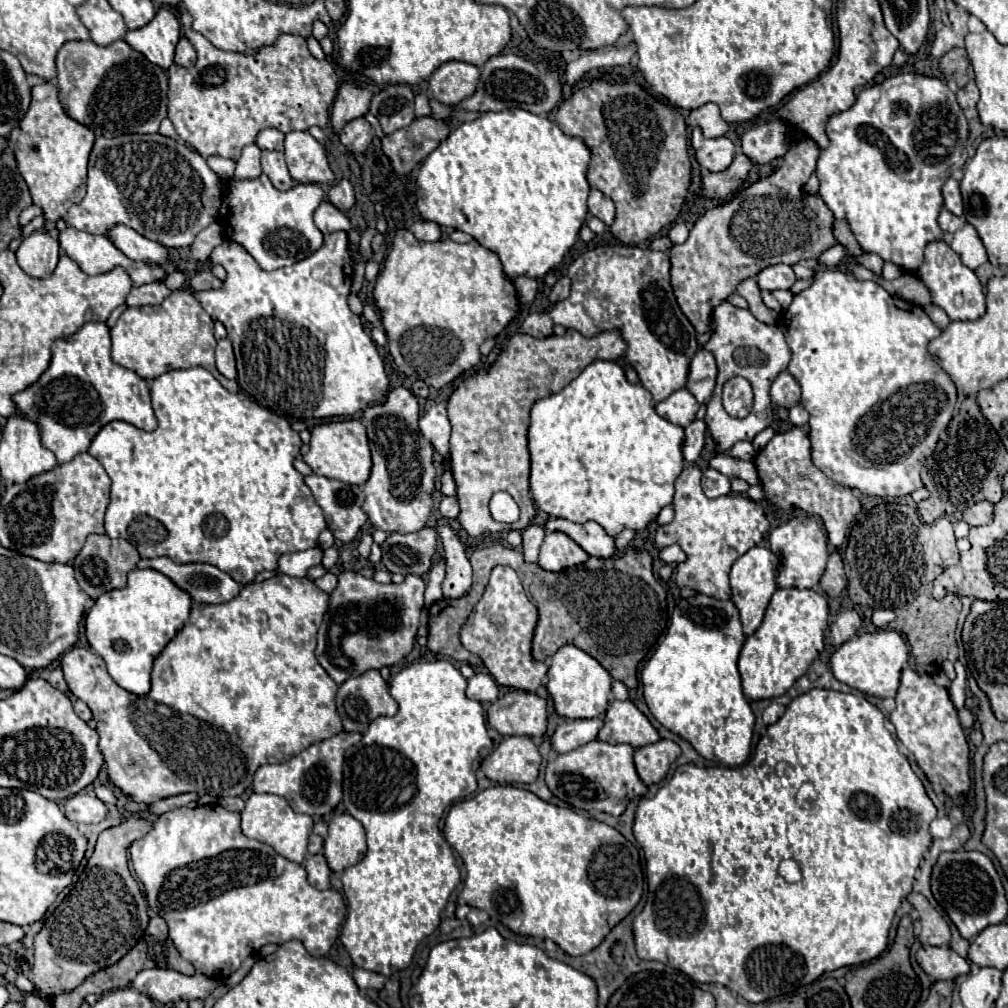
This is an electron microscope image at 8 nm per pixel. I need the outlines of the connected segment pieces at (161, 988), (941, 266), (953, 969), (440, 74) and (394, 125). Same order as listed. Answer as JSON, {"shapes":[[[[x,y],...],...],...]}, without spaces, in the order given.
{"shapes":[[[[142,970],[136,974],[136,978],[130,982],[130,986],[146,996],[150,996],[156,1002],[168,1004],[176,1000],[204,1000],[212,994],[212,990],[218,986],[216,980],[196,972],[192,976],[180,974],[176,970]]],[[[942,240],[926,246],[924,264],[918,270],[918,276],[928,286],[930,294],[932,294],[932,302],[936,306],[944,308],[946,314],[950,316],[950,320],[978,320],[986,312],[986,298],[984,298],[980,280],[976,278],[976,274],[970,268],[966,268],[962,264],[960,256]]],[[[922,946],[916,954],[918,964],[934,980],[954,980],[970,972],[968,960],[958,956],[952,948],[944,946]]],[[[446,62],[428,80],[430,94],[446,104],[456,106],[464,98],[472,96],[480,80],[480,68],[466,62]]],[[[388,84],[372,96],[370,112],[378,118],[382,130],[392,134],[408,128],[414,120],[414,94],[406,84]]]]}

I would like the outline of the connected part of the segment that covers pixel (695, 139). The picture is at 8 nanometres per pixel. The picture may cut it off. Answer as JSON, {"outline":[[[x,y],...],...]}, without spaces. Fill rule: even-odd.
{"outline":[[[694,128],[690,140],[696,160],[702,168],[708,168],[710,172],[720,172],[732,164],[736,148],[728,138],[704,138],[700,128]]]}

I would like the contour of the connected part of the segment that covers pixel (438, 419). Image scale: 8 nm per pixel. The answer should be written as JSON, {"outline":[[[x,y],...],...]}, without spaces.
{"outline":[[[438,402],[438,404],[434,404],[430,410],[424,412],[424,416],[420,418],[420,432],[422,432],[422,436],[424,436],[426,440],[432,442],[434,450],[436,450],[444,460],[450,458],[448,442],[450,442],[452,426],[450,426],[448,414],[446,414],[446,402]]]}

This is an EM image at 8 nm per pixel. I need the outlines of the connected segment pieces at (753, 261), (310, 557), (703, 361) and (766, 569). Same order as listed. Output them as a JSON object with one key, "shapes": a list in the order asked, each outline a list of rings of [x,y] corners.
{"shapes":[[[[812,138],[792,144],[774,174],[760,178],[732,200],[708,210],[694,224],[688,240],[670,250],[672,292],[696,332],[710,330],[708,322],[715,305],[726,300],[742,280],[756,276],[770,264],[794,266],[804,258],[818,258],[832,244],[838,244],[832,234],[832,210],[826,208],[820,194],[808,196],[804,192],[818,154],[820,148]]],[[[310,548],[310,550],[302,550],[302,552],[294,552],[294,554],[284,554],[278,560],[278,574],[286,574],[286,576],[306,576],[308,570],[312,566],[320,566],[322,562],[322,550],[320,548]]],[[[700,348],[690,364],[690,374],[688,374],[688,384],[686,388],[694,394],[698,404],[704,404],[710,400],[712,390],[716,384],[716,360],[714,354]]],[[[754,546],[744,556],[740,556],[730,572],[730,586],[732,586],[732,600],[740,610],[740,618],[744,624],[744,634],[750,636],[764,620],[764,612],[772,594],[776,592],[776,572],[778,572],[778,558],[766,546]]]]}

